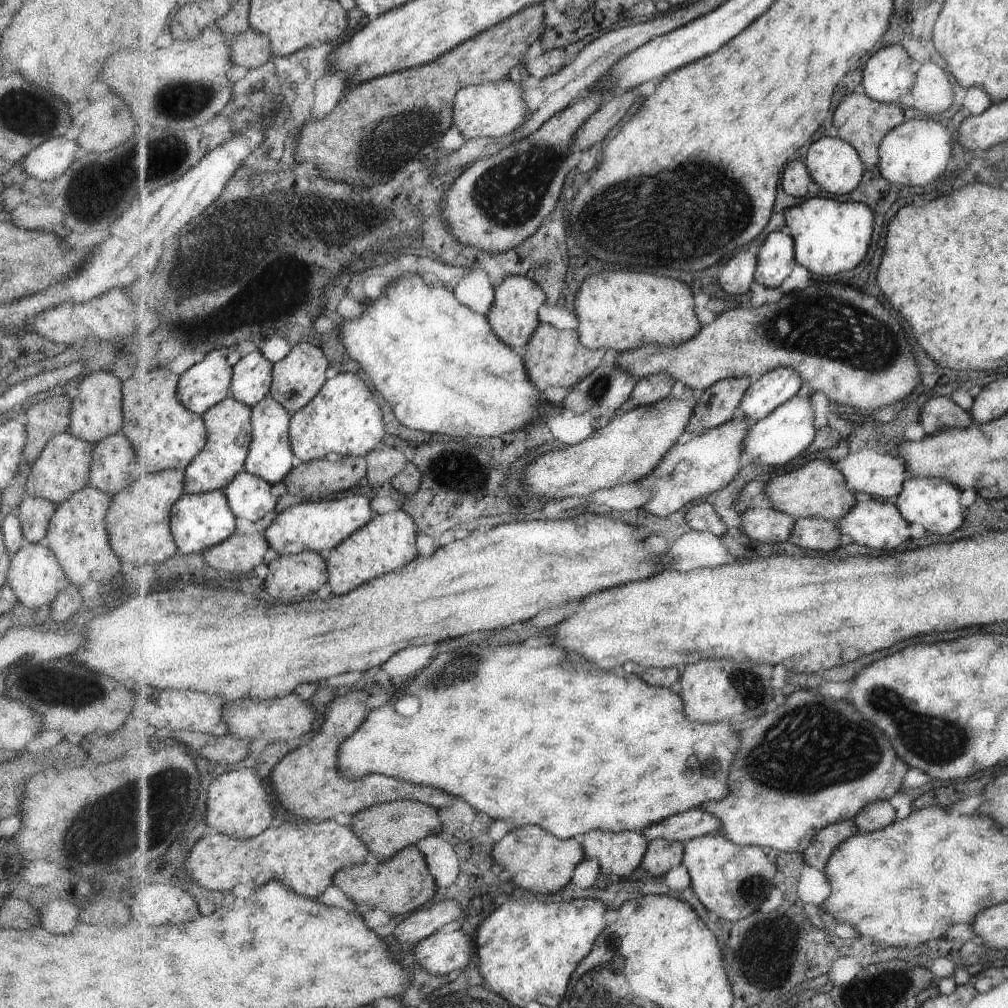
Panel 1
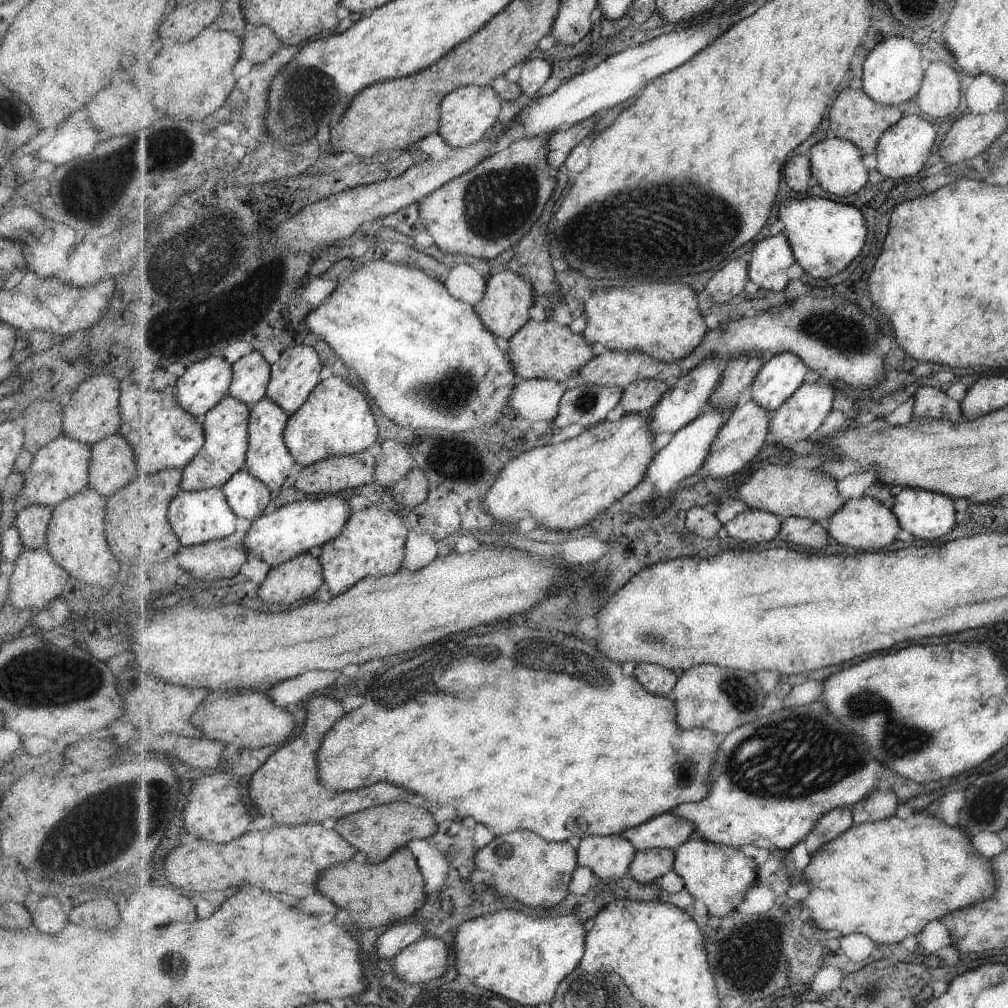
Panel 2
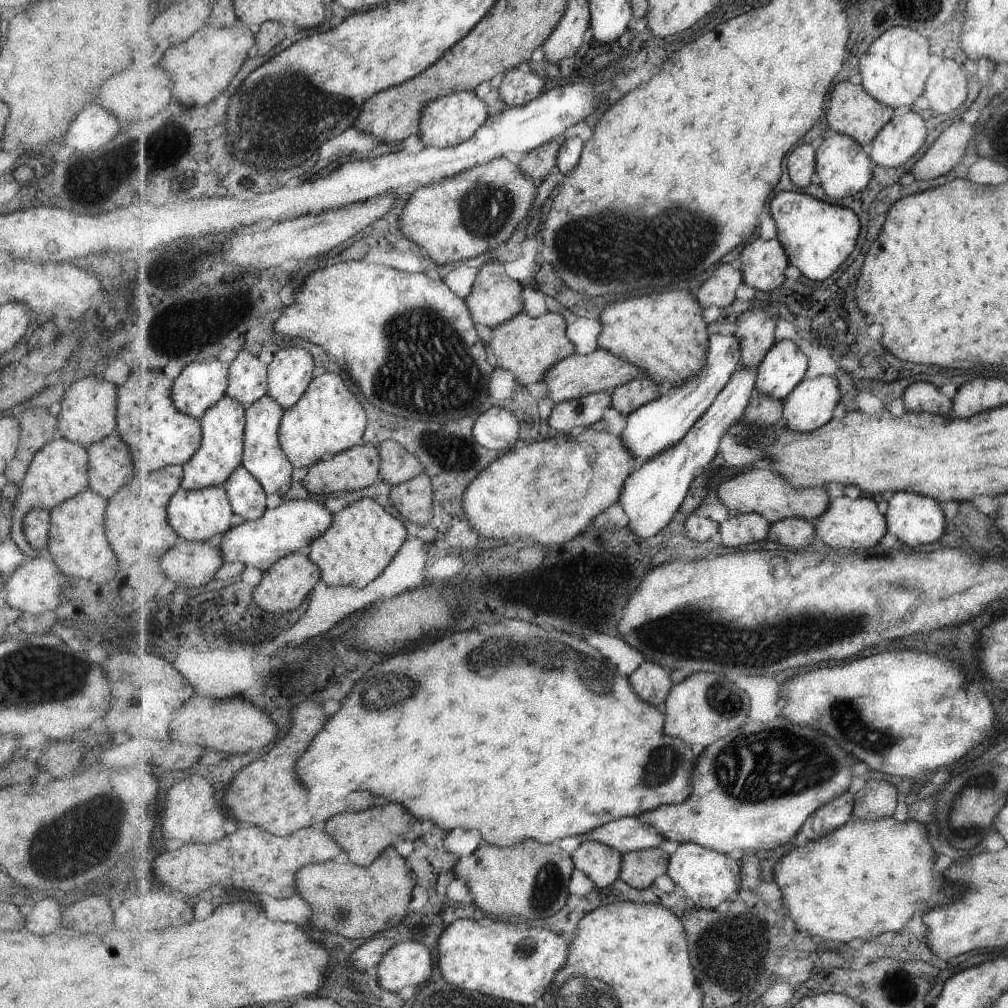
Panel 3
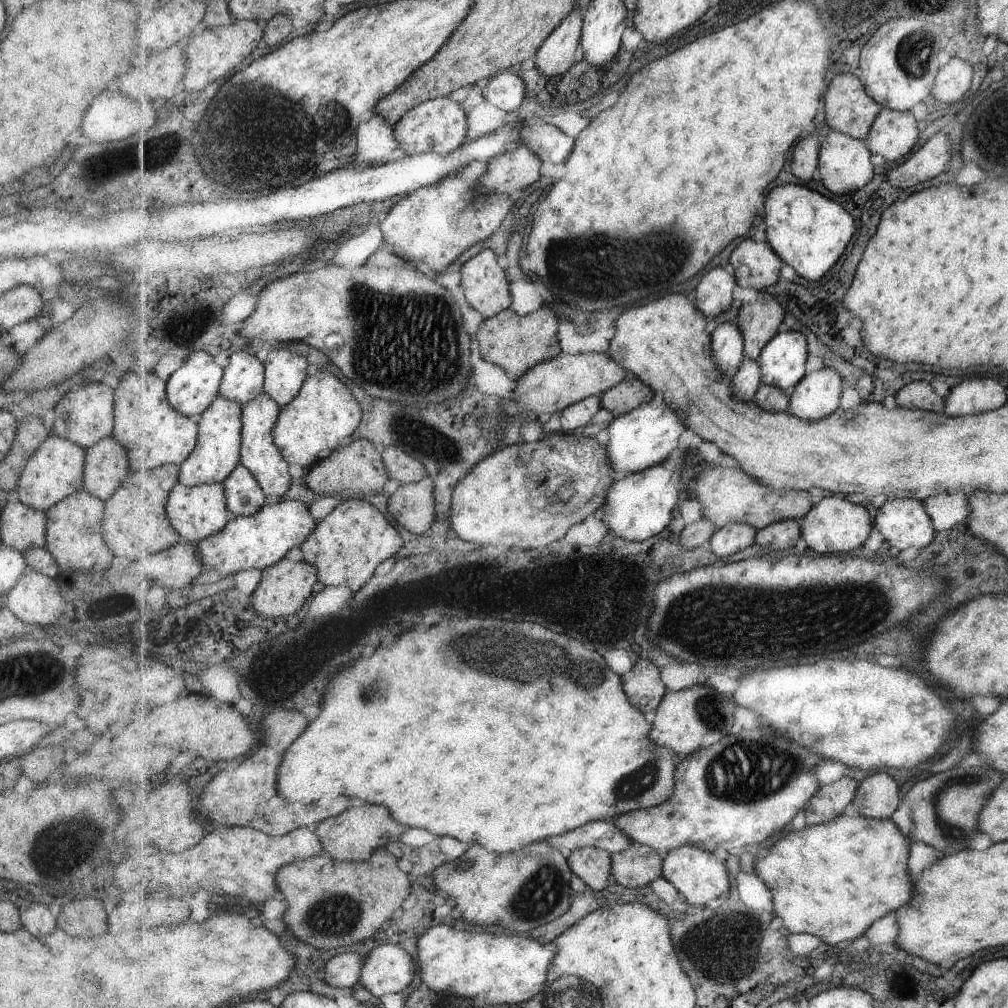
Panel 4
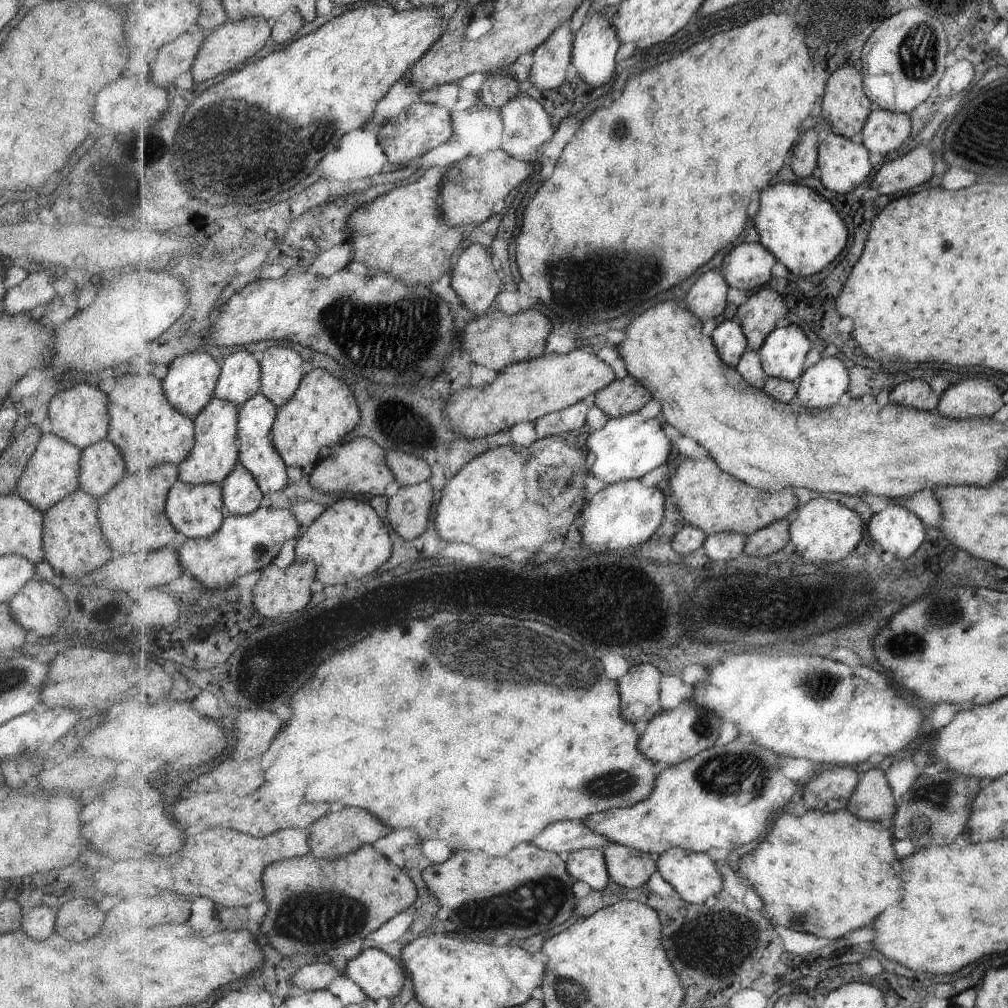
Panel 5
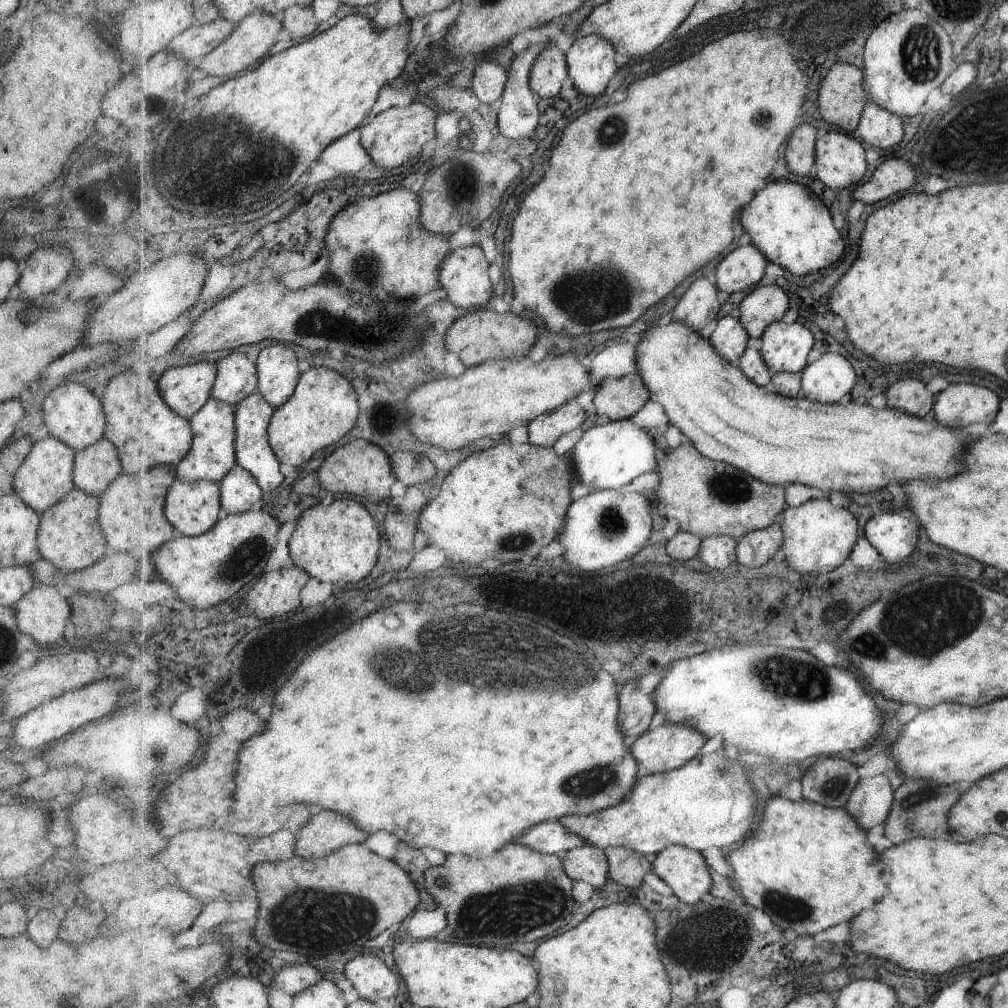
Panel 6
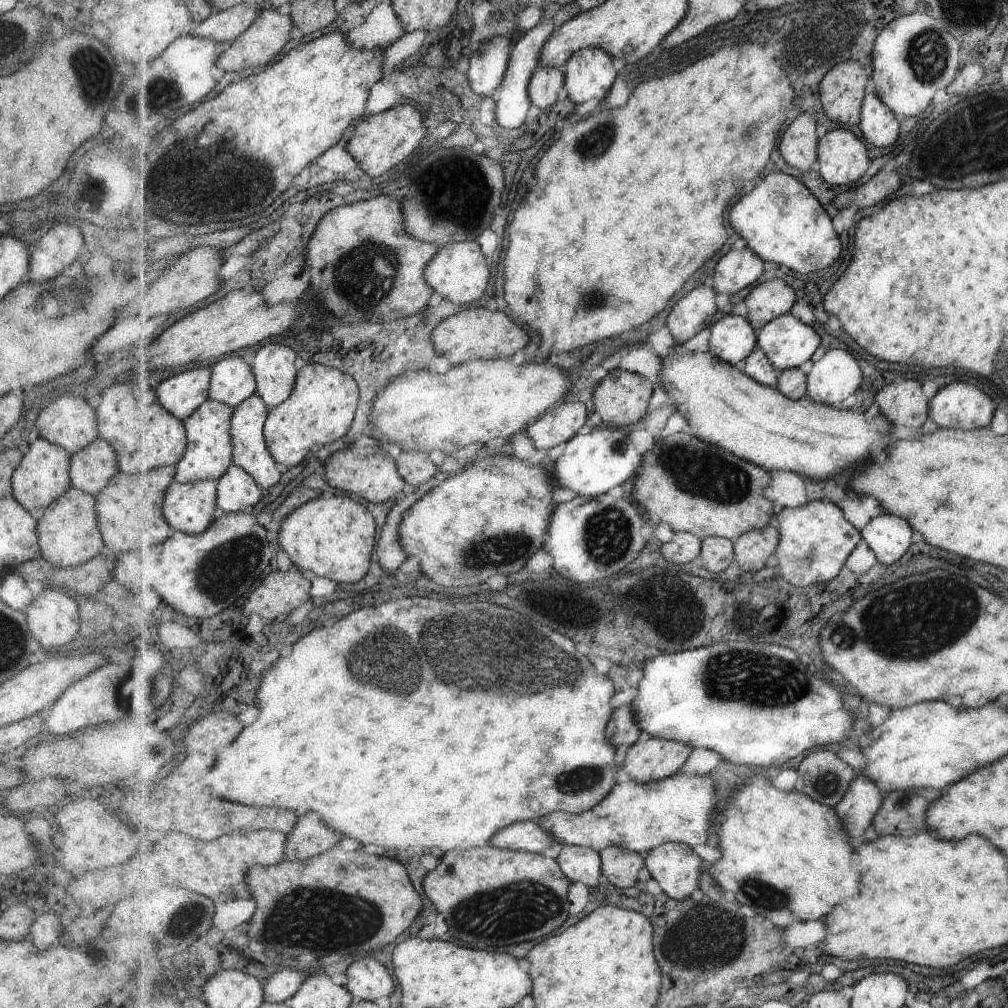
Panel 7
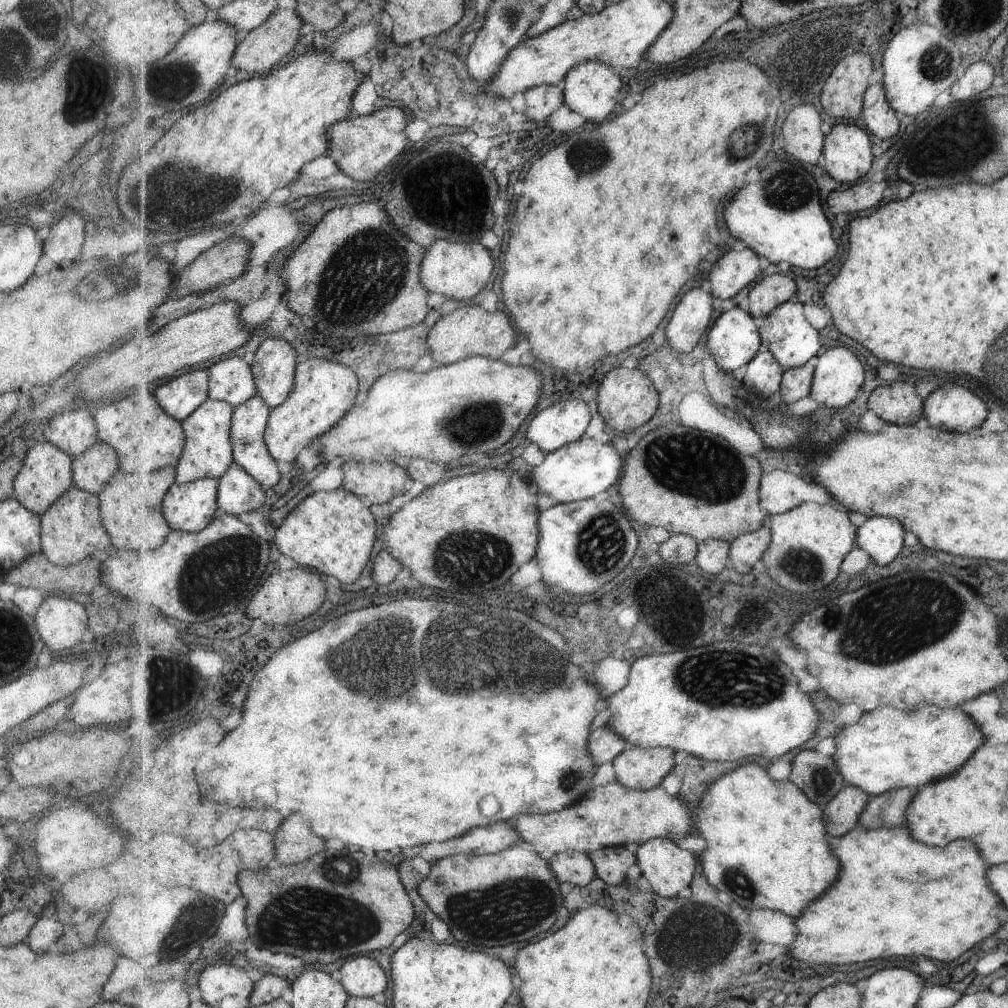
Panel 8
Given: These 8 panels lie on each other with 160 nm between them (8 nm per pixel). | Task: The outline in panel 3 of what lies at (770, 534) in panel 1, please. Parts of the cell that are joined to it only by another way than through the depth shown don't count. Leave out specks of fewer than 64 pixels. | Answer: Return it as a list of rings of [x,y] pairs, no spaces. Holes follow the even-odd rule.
[[[745,513],[722,522],[718,532],[723,545],[741,548],[768,538],[771,527],[766,517],[757,513]]]

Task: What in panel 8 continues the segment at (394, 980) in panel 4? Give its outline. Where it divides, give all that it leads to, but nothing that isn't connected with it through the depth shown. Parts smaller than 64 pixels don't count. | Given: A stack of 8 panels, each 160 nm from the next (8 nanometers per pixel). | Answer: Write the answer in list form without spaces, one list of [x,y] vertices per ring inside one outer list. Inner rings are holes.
[[[369,956],[351,957],[333,972],[351,997],[372,997],[381,994],[389,986],[389,978],[379,962]]]

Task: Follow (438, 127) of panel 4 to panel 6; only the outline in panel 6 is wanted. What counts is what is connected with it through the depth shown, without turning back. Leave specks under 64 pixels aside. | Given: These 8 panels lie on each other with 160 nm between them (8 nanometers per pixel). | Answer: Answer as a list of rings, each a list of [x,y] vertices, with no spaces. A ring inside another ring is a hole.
[[[420,99],[403,108],[387,109],[371,121],[367,121],[360,128],[361,140],[371,155],[372,163],[387,170],[395,170],[401,164],[407,164],[411,158],[417,158],[423,152],[421,146],[425,146],[437,136],[435,122],[439,113],[441,111],[431,102]]]

